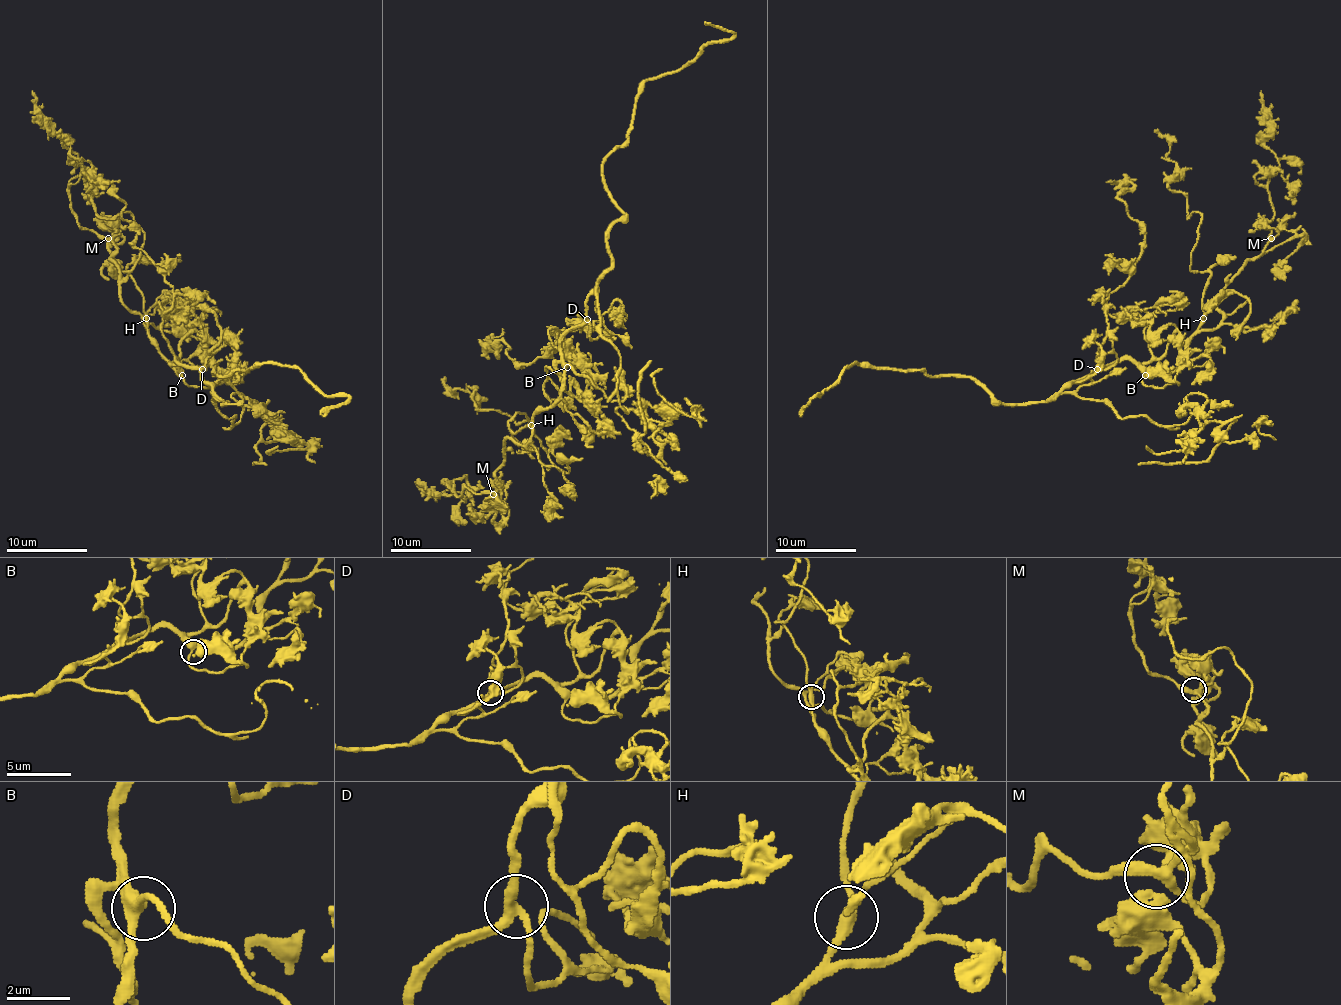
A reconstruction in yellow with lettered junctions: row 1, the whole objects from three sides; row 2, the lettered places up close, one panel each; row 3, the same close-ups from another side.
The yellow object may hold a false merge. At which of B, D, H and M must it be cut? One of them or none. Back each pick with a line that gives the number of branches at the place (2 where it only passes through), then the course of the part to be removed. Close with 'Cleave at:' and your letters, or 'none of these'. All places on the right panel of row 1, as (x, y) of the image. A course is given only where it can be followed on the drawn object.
Cleave at: none of these

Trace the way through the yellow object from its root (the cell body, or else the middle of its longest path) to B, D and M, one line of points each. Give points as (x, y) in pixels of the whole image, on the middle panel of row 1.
B: (561, 339), (561, 359), (567, 367)
D: (561, 339), (587, 319)
M: (561, 339), (561, 395), (533, 417), (525, 445), (505, 441), (505, 462), (495, 472), (501, 486), (493, 494)

